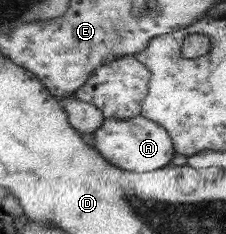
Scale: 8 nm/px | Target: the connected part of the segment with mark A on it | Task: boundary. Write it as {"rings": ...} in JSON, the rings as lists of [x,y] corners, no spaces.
{"rings":[[[140,114],[128,119],[104,118],[92,132],[93,149],[110,165],[118,169],[142,173],[160,169],[170,163],[174,151],[172,140],[160,125],[142,117]]]}

